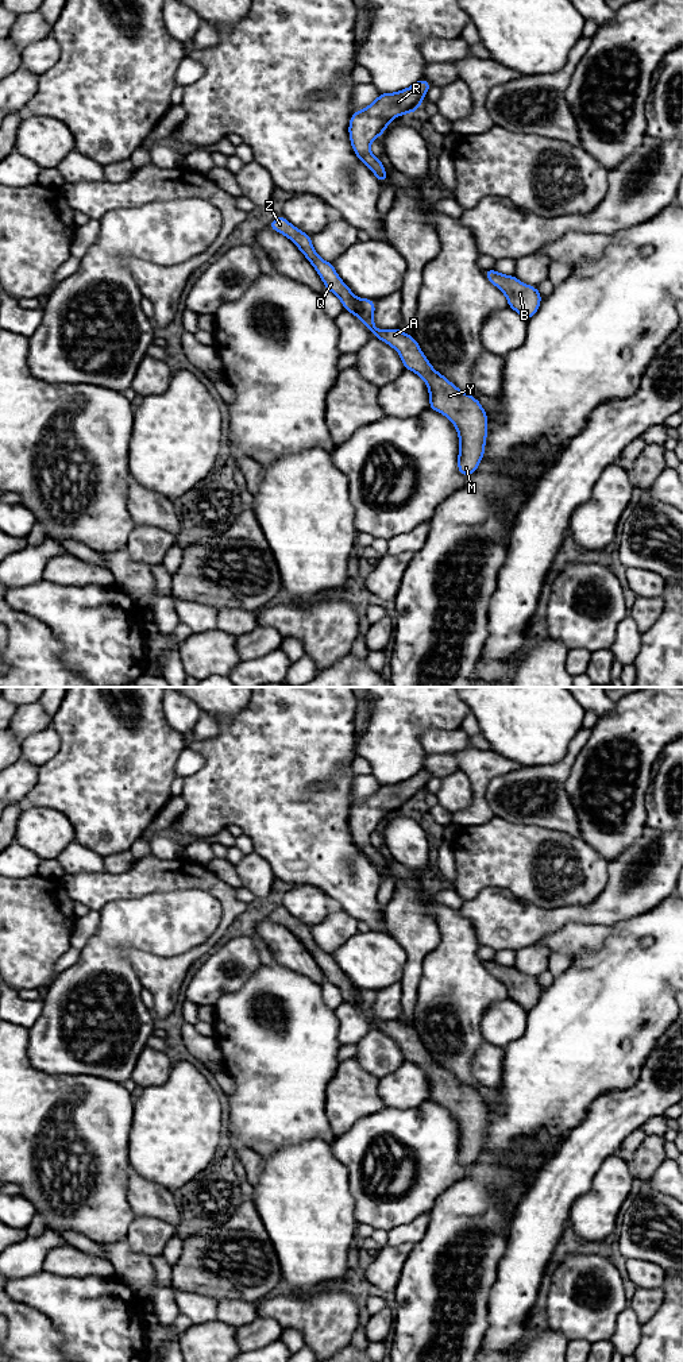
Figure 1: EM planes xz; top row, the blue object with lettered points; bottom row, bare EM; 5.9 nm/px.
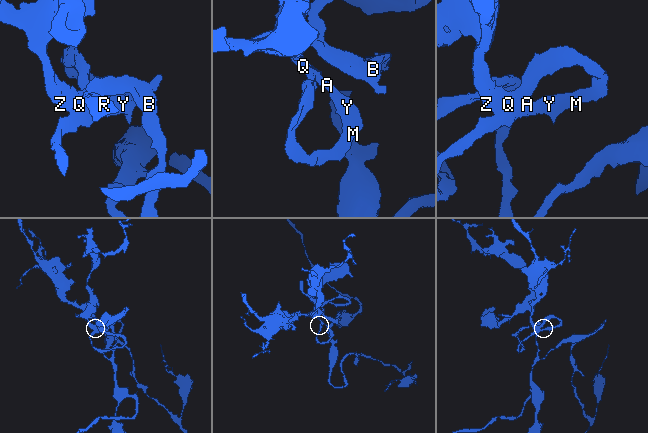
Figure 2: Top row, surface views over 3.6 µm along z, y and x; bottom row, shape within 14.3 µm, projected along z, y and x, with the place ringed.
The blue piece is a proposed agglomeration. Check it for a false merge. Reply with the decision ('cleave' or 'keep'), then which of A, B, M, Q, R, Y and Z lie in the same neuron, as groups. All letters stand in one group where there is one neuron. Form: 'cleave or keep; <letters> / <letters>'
keep; A B M Q R Y Z

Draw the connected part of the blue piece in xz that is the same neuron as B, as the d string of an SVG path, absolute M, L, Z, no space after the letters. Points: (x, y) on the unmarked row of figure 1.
M494 960L485 961L483 965L506 987L509 999L525 1011L532 1010L539 1002L543 989L537 979L520 973L514 966L501 965Z

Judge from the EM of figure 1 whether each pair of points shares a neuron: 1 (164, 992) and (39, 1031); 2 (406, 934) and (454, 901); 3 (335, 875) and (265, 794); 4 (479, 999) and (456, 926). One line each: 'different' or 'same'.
1: different
2: different
3: same
4: same

